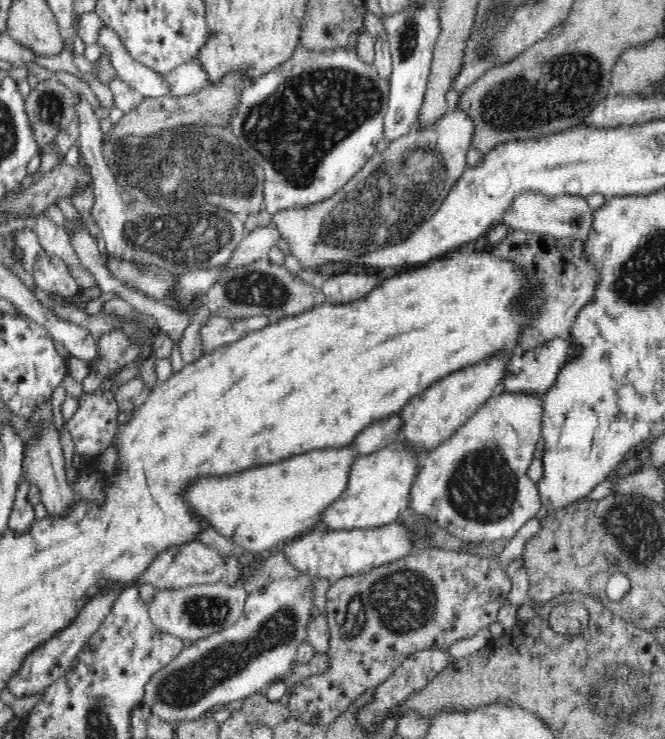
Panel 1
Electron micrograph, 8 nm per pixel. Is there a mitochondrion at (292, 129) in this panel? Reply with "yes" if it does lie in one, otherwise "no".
yes

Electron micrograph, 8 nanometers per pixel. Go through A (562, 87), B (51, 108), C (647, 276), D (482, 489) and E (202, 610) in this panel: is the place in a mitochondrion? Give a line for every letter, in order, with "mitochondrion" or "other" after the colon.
A: mitochondrion
B: mitochondrion
C: mitochondrion
D: mitochondrion
E: mitochondrion

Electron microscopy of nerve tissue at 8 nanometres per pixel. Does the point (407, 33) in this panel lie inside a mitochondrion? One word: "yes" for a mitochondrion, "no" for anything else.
yes

